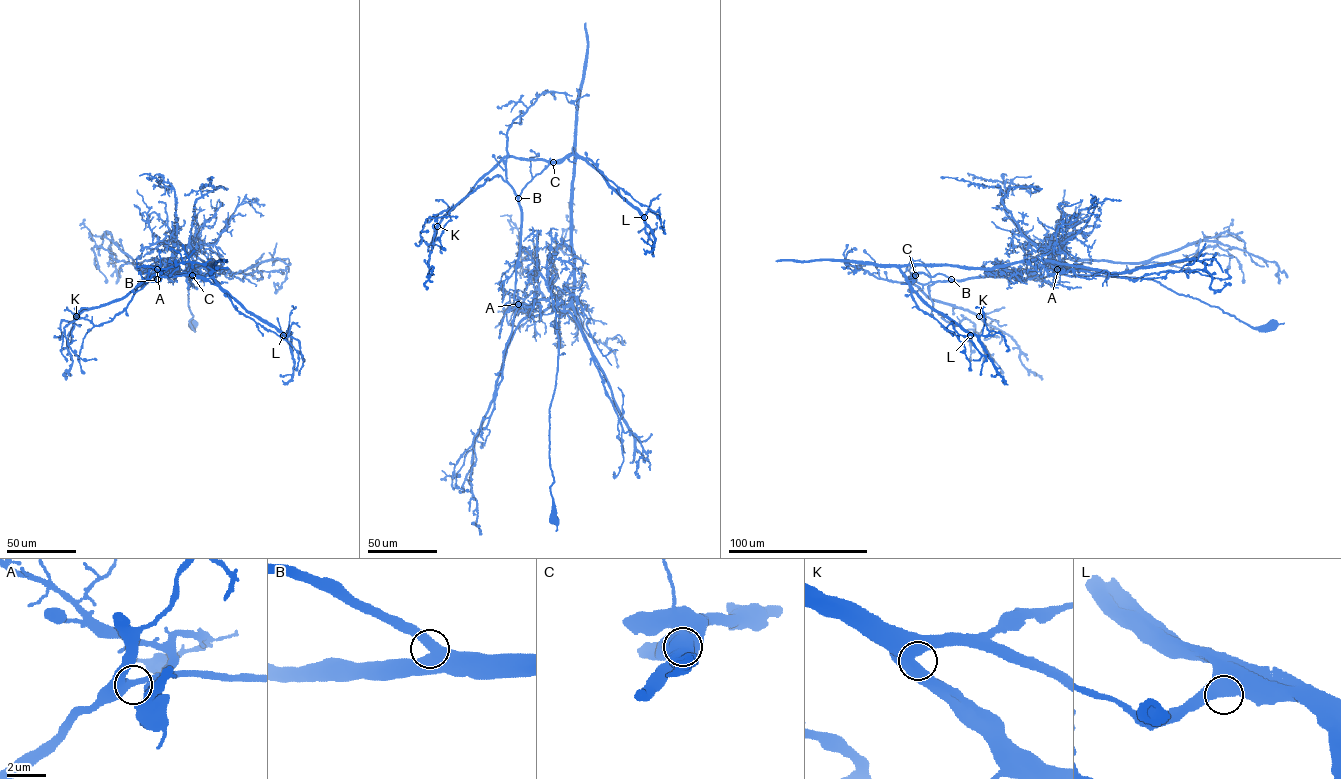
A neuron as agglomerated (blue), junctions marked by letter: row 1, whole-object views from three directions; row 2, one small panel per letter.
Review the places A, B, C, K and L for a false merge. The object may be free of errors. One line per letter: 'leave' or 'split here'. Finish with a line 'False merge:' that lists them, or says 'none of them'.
A: leave
B: leave
C: split here
K: leave
L: leave
False merge: C

